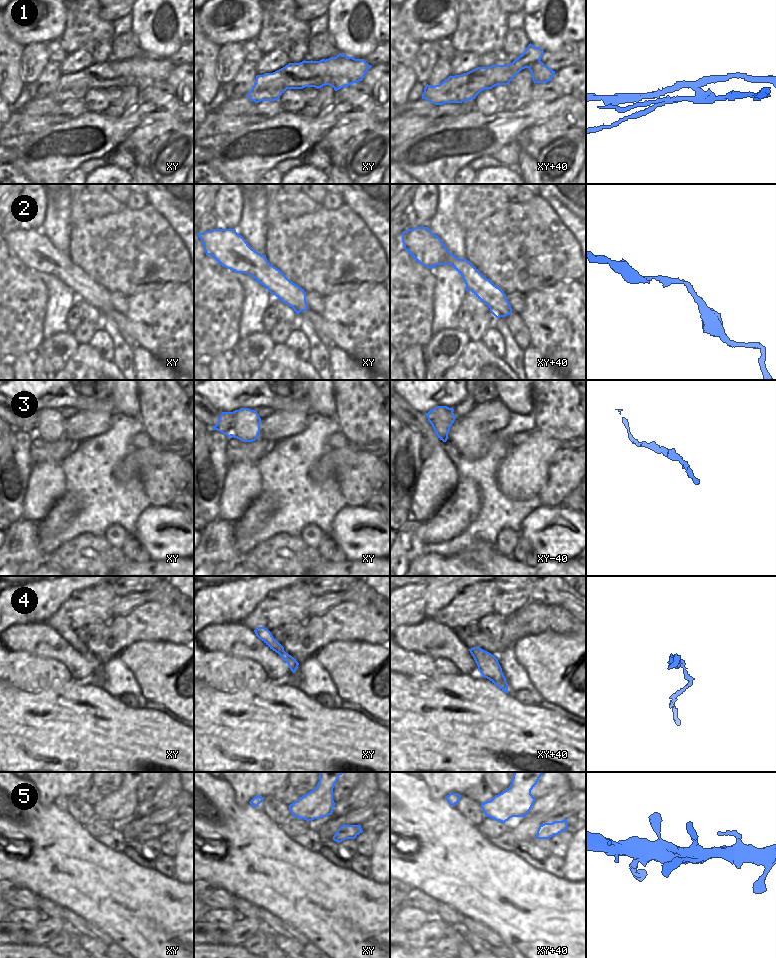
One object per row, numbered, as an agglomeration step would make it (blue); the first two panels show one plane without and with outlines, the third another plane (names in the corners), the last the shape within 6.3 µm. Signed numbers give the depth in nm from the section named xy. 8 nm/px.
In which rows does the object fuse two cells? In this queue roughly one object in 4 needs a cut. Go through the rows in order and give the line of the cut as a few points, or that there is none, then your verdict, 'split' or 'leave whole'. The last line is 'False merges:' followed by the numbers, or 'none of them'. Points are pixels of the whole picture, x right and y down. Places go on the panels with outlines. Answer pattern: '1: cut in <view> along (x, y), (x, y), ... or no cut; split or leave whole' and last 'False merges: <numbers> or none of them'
1: cut in xy+40 along (539, 60), (527, 67); split
2: no cut; leave whole
3: no cut; leave whole
4: no cut; leave whole
5: no cut; leave whole
False merges: 1

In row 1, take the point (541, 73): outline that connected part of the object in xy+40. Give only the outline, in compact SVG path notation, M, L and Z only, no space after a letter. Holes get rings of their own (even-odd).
M541 61L530 65L529 70L532 74L532 80L534 83L547 83L552 81L555 71L547 67Z

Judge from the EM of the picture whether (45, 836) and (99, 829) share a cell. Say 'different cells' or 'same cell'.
different cells

